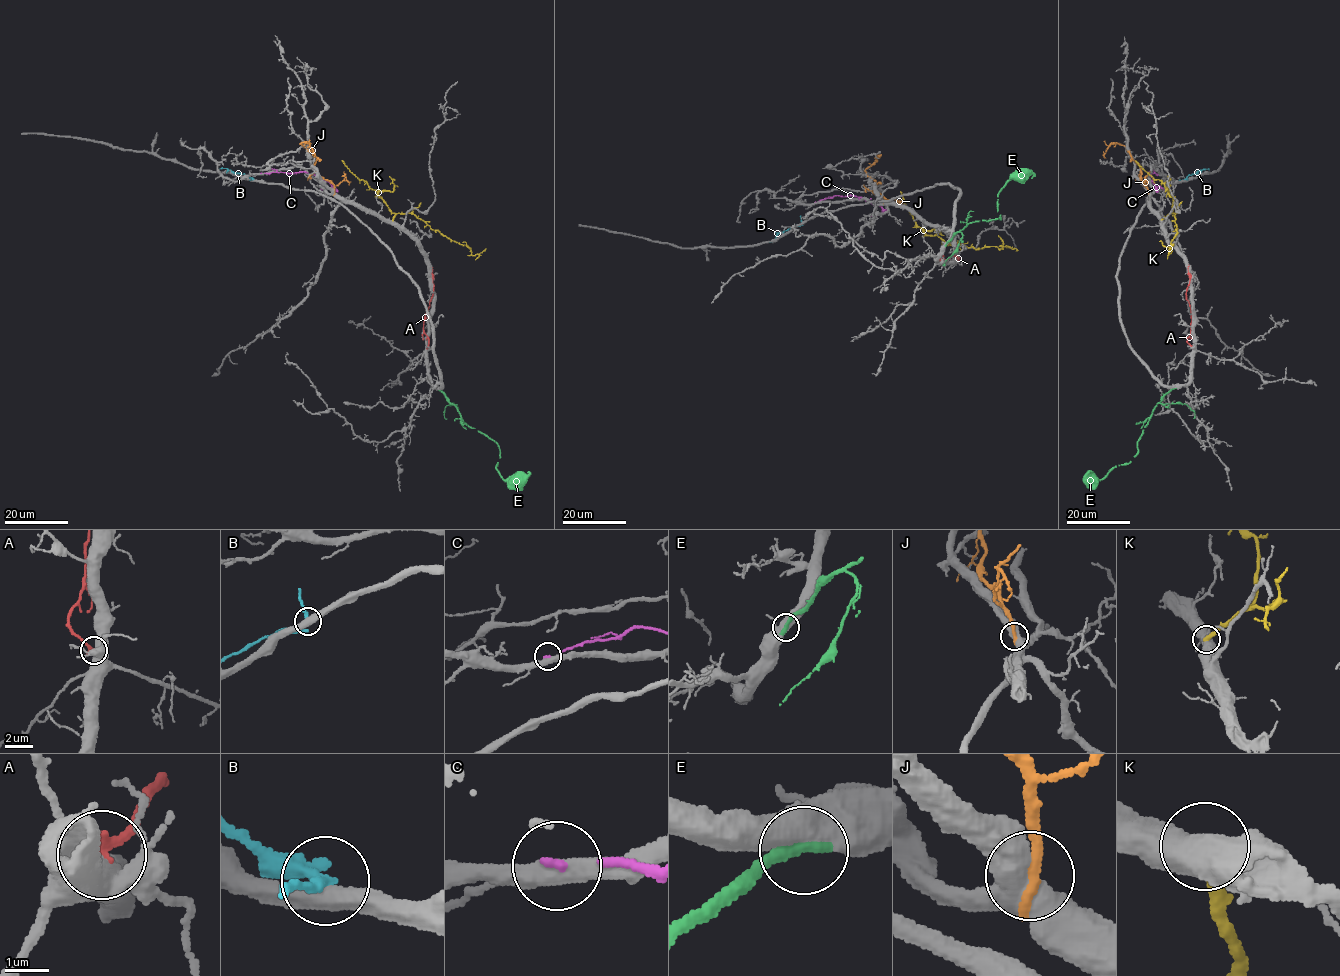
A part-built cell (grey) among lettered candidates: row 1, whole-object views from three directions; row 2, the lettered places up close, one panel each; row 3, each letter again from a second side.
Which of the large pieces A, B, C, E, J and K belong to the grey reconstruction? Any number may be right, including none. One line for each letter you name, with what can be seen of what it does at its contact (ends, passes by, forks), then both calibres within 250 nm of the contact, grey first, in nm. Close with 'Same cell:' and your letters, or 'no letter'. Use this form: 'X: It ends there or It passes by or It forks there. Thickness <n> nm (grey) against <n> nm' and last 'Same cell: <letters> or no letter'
E: It ends there. Thickness 550 nm (grey) against 360 nm
Same cell: E

